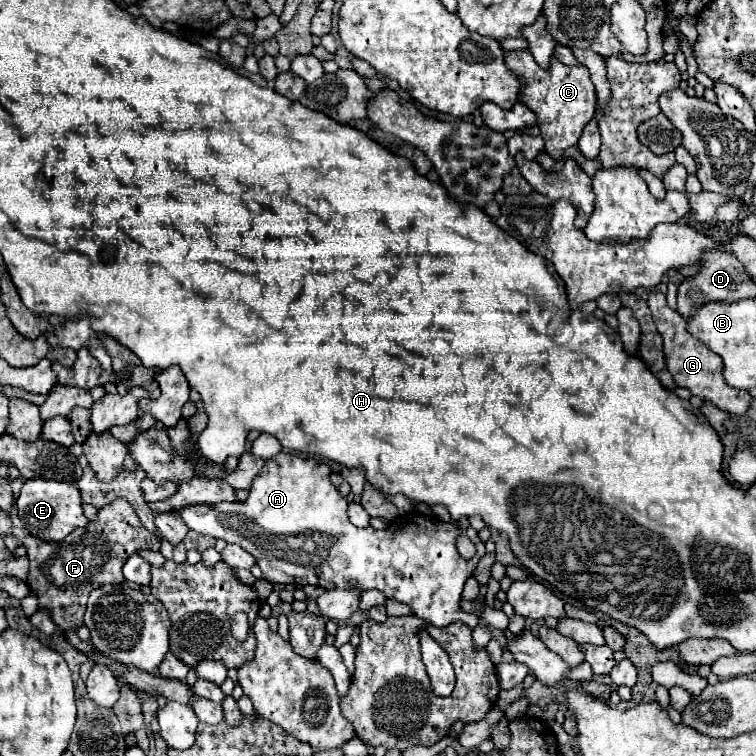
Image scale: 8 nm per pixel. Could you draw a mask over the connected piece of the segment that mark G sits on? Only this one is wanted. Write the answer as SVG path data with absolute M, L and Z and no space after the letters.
M662 291L650 293L648 307L650 307L654 323L662 335L666 367L672 373L676 385L690 389L690 393L700 399L712 401L722 411L728 411L732 415L744 415L752 403L752 395L748 395L746 391L736 391L734 387L728 387L724 383L724 371L720 371L720 357L714 351L708 351L708 347L704 347L704 343L700 343L700 339L696 339L694 335L688 333L686 319L678 311L668 307L666 295Z

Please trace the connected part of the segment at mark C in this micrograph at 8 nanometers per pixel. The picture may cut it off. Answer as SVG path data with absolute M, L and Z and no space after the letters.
M510 51L504 55L504 63L514 75L524 81L520 101L530 107L538 117L540 135L544 139L544 149L552 159L560 159L564 149L578 143L584 125L596 113L596 91L590 81L586 67L568 67L552 57L550 69L538 67L530 51Z

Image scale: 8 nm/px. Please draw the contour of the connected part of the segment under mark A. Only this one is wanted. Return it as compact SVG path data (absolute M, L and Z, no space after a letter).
M278 453L276 457L264 463L264 469L256 475L246 501L216 503L216 505L198 503L196 507L186 507L184 511L170 511L170 515L174 513L180 515L186 527L200 535L224 539L226 543L236 543L244 547L248 553L256 557L256 563L264 571L264 579L270 583L306 581L308 585L316 585L324 589L332 589L332 587L380 589L386 593L386 597L410 605L414 615L418 615L420 619L424 619L426 623L434 627L444 627L454 621L462 621L474 629L480 619L472 613L460 613L460 595L462 595L466 577L472 575L478 561L486 553L484 543L480 541L478 533L474 529L470 531L470 539L476 545L476 557L466 561L460 557L456 549L456 537L464 535L466 531L450 523L444 523L444 521L436 521L436 523L428 521L419 513L399 516L382 531L374 531L371 526L368 526L368 529L358 529L348 519L346 497L342 497L336 491L328 475L330 475L330 467L320 459L300 457L294 453Z

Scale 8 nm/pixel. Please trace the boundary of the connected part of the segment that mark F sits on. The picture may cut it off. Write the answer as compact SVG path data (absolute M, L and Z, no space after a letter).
M116 499L98 511L98 517L78 531L72 531L60 543L48 543L36 537L24 537L24 547L28 549L30 573L26 583L40 597L40 609L52 609L52 619L62 631L82 625L86 599L92 589L100 585L118 585L124 581L122 565L126 559L140 549L152 545L152 535L144 529L136 517L132 505L126 499Z

